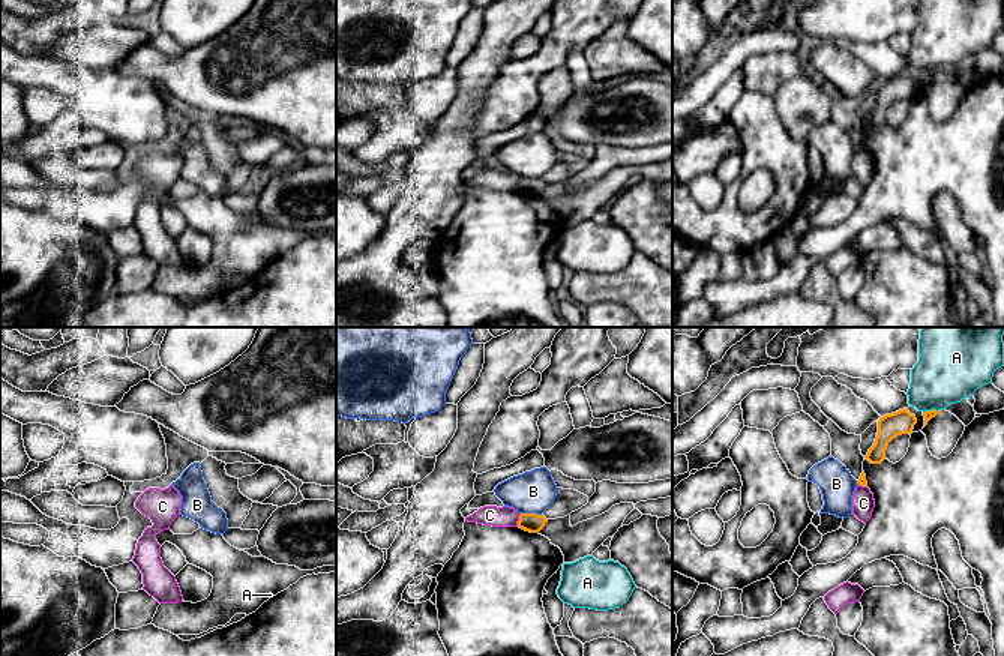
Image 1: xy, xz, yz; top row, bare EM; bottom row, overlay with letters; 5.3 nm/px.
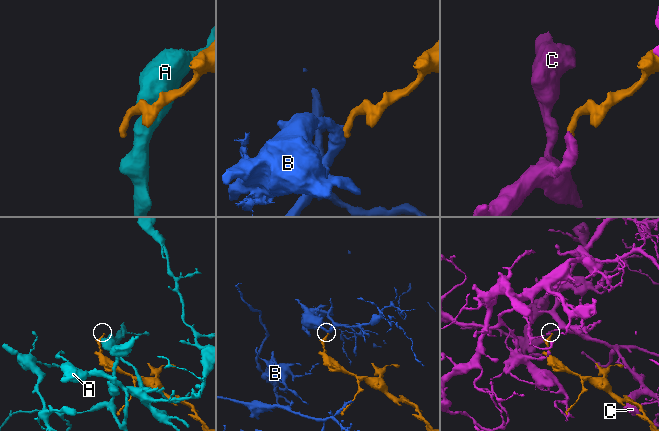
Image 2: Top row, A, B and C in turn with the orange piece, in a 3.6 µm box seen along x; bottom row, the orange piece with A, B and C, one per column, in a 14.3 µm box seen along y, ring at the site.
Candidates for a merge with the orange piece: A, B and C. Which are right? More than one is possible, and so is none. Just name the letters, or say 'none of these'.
C

